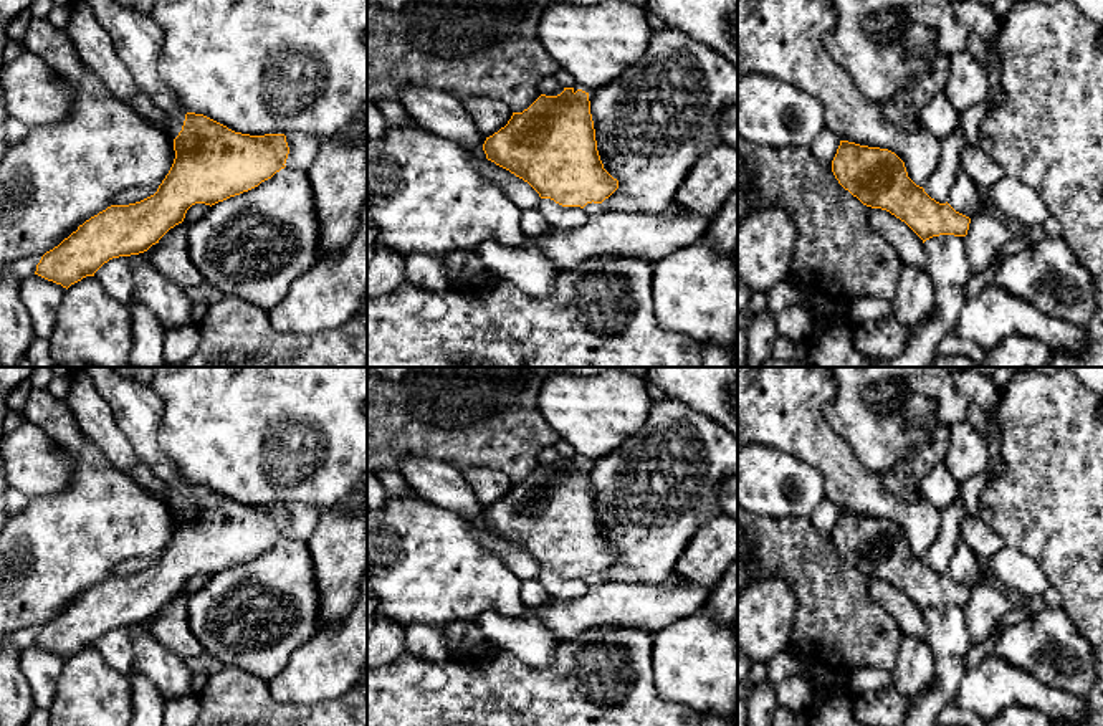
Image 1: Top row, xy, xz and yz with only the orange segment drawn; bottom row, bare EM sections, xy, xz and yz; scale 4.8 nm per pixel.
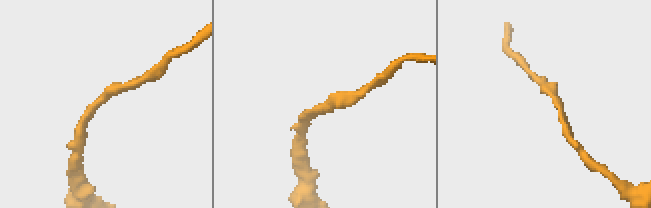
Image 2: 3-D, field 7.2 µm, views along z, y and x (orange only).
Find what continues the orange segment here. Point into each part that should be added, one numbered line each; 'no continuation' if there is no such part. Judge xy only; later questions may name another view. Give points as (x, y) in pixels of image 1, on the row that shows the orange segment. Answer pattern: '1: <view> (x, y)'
1: xy (138, 40)

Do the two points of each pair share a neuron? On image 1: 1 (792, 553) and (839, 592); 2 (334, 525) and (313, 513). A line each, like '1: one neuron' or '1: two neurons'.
1: one neuron
2: two neurons

